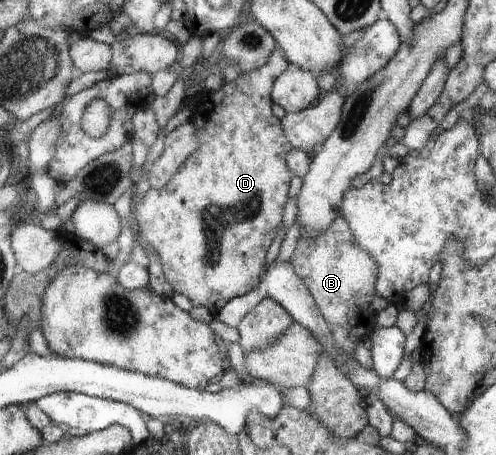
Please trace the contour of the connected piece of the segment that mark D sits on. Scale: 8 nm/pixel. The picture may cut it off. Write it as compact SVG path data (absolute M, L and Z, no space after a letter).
M274 53L271 61L268 61L264 68L253 70L246 74L242 73L238 77L232 77L218 91L208 93L212 102L212 109L206 111L206 116L202 119L195 121L199 142L196 152L191 157L188 157L183 168L180 169L180 172L168 185L160 189L150 187L140 201L132 203L131 216L135 226L134 233L138 233L140 238L158 254L165 279L172 287L173 292L188 298L195 307L207 308L213 317L216 317L231 300L246 297L261 285L262 276L267 273L266 255L268 255L268 249L270 249L270 245L272 245L272 241L274 241L274 237L276 237L276 233L278 233L278 229L280 229L280 225L284 221L282 213L284 213L284 203L288 199L288 181L290 181L287 156L292 148L288 144L287 134L282 127L281 120L272 111L273 100L271 99L271 94L275 82L290 67L286 57L282 58L278 53Z

